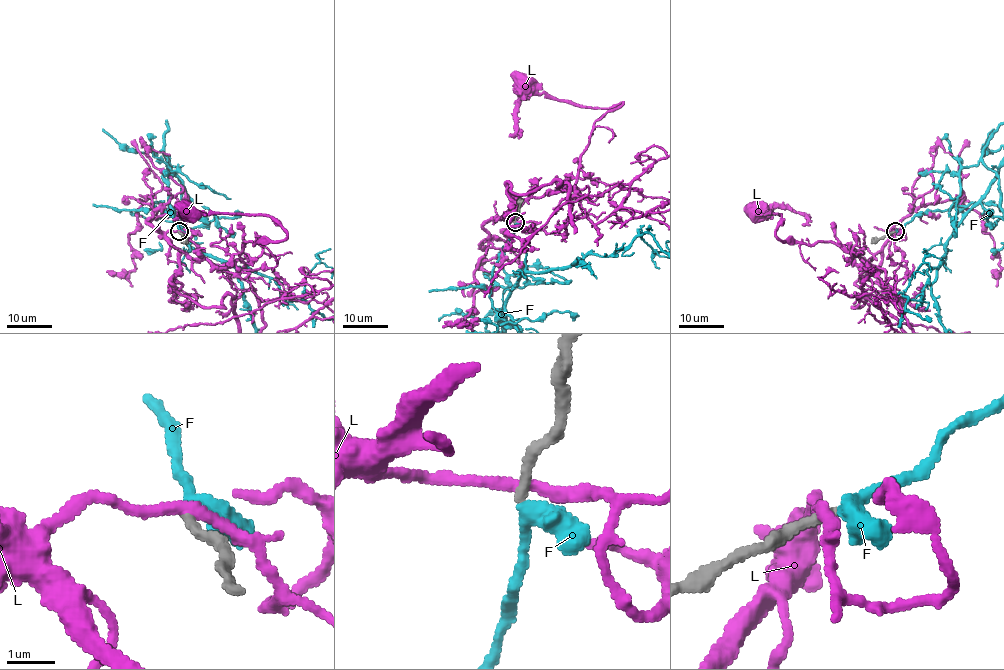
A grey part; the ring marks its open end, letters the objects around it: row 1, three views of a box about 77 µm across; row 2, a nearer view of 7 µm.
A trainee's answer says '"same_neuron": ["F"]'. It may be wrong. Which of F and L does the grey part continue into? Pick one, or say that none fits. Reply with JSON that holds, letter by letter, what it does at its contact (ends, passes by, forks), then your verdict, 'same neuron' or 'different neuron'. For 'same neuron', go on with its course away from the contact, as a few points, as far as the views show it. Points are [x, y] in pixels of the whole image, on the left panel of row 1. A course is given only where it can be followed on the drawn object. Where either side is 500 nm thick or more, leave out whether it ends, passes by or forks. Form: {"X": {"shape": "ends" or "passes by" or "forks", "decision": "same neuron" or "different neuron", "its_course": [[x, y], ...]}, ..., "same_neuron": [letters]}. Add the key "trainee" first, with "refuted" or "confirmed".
{"trainee": "confirmed", "F": {"shape": "passes by", "decision": "same neuron"}, "L": {"shape": "passes by", "decision": "different neuron"}, "same_neuron": ["F"]}

